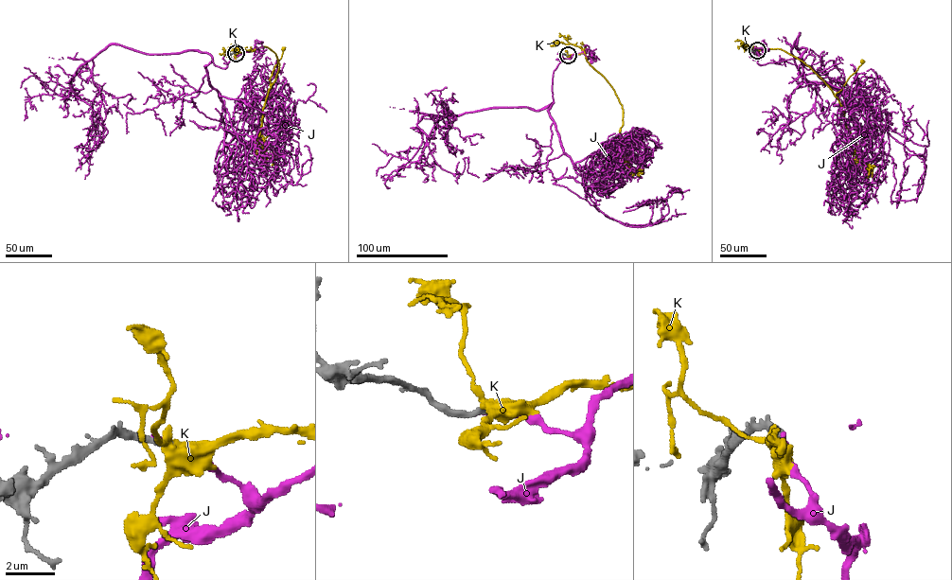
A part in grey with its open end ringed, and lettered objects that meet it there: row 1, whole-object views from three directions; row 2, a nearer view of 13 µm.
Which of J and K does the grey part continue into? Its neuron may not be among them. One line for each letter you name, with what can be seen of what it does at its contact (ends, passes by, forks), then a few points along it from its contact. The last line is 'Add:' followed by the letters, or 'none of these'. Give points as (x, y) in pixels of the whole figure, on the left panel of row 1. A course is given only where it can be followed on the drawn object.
K: it passes by | via (236, 53), (265, 46), (273, 51), (279, 64), (271, 86), (270, 79), (283, 49)
Add: K

